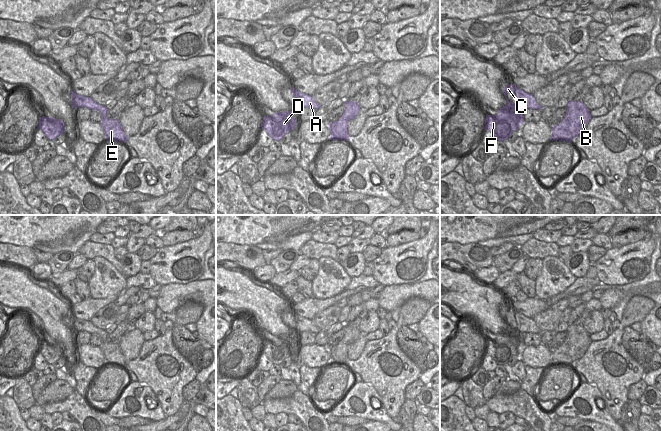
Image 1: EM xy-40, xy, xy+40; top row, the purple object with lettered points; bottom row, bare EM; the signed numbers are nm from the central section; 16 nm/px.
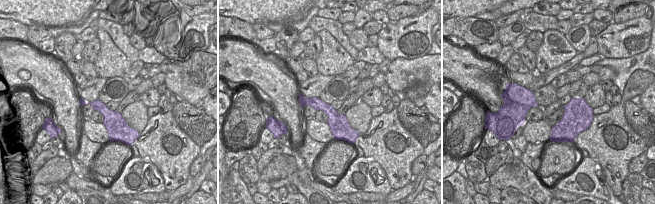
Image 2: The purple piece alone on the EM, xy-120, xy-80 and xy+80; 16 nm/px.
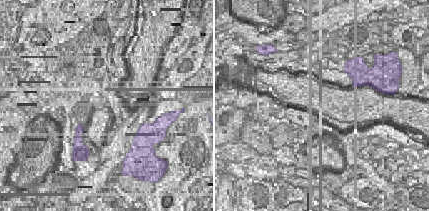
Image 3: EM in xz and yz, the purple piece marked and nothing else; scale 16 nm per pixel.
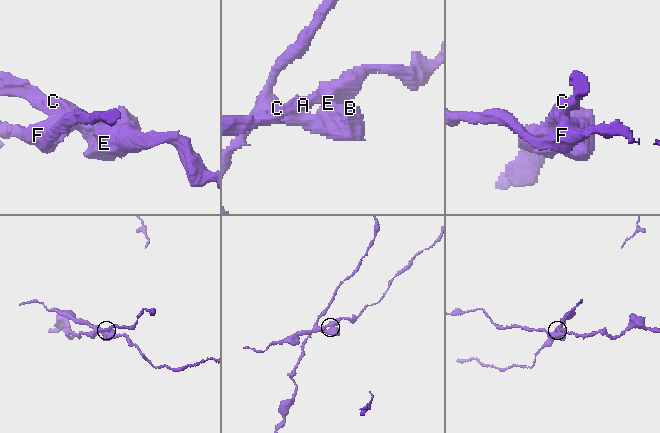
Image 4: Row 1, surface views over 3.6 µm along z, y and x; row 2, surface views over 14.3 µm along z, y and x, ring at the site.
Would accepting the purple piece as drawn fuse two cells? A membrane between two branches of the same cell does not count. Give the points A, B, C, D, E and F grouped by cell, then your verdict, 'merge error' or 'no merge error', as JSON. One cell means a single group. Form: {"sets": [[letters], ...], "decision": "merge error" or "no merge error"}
{"sets": [["A", "C", "E"], ["B", "D", "F"]], "decision": "merge error"}

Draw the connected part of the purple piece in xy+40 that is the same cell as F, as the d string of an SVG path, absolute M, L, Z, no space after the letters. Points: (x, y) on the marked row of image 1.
M507 103L496 115L486 115L484 129L490 131L497 141L505 141L523 124L523 112L517 104Z

